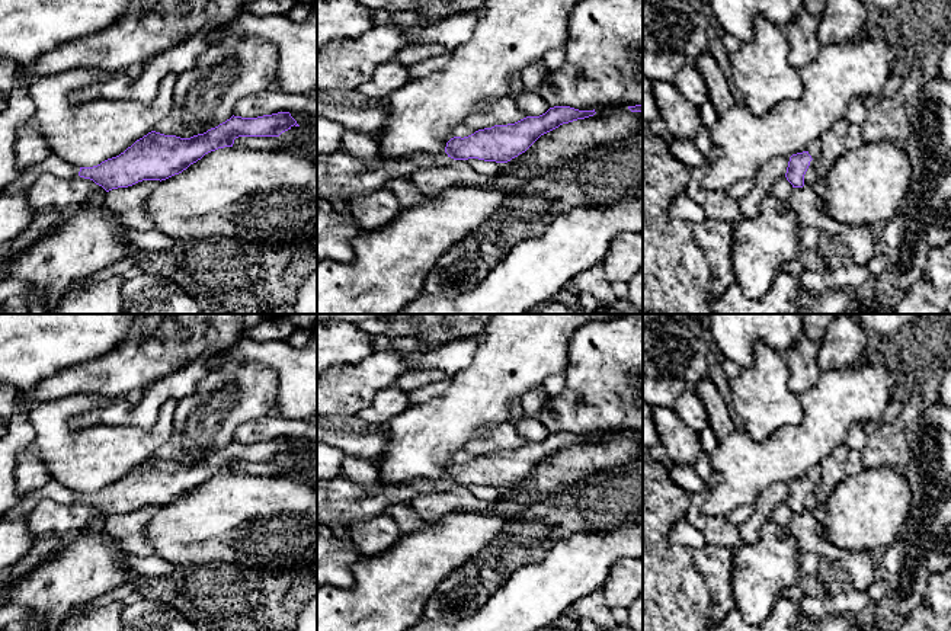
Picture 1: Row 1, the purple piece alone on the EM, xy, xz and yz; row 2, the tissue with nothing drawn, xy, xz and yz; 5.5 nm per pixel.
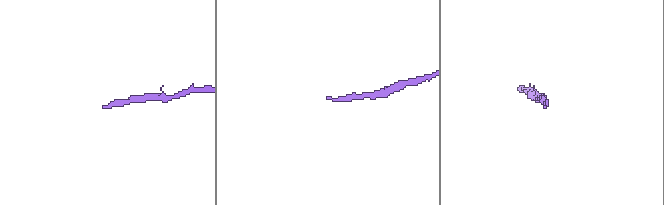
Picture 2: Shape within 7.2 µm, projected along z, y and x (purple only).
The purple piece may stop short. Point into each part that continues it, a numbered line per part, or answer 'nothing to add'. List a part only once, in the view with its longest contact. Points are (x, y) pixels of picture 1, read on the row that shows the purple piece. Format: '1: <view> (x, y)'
1: yz (813, 149)

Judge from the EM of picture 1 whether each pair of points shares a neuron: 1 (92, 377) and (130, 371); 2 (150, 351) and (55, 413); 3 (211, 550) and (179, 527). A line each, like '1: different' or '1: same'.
1: same
2: different
3: same

